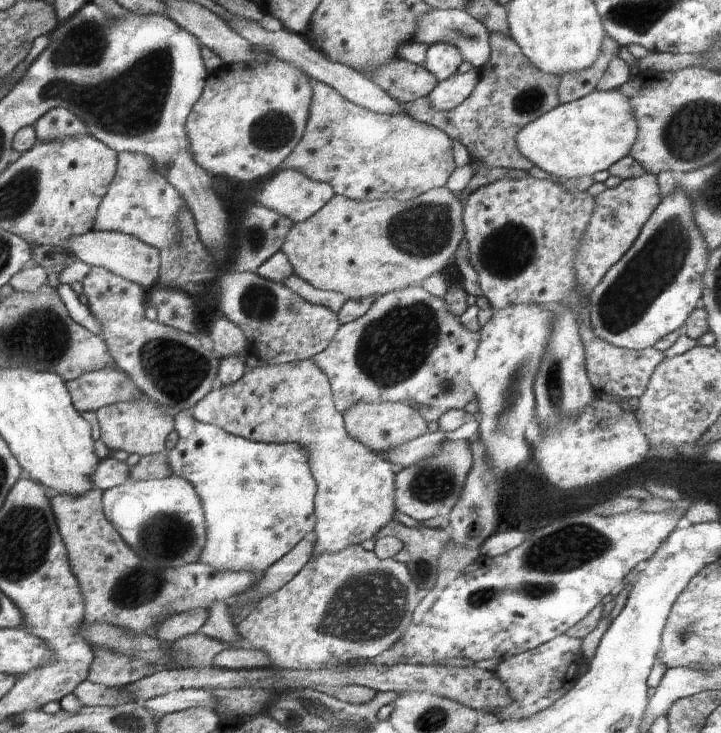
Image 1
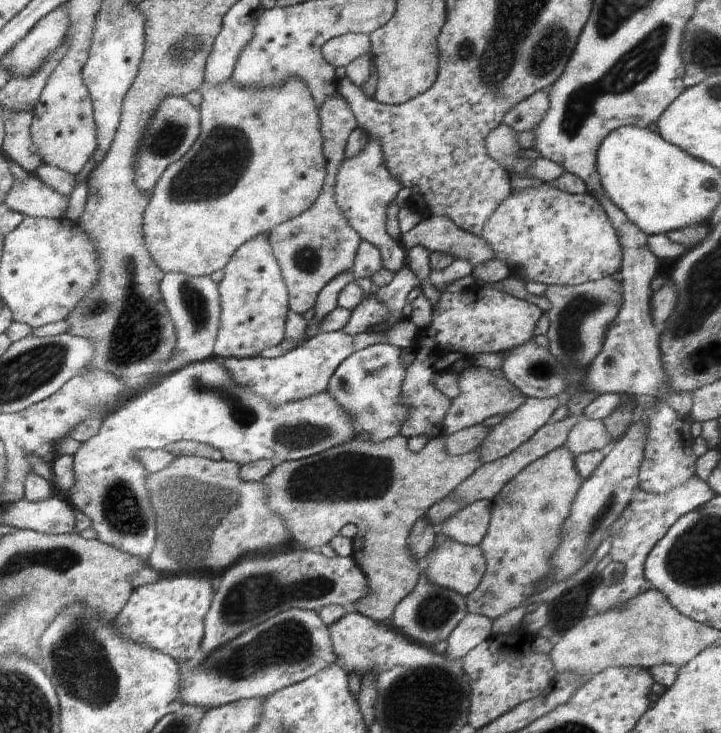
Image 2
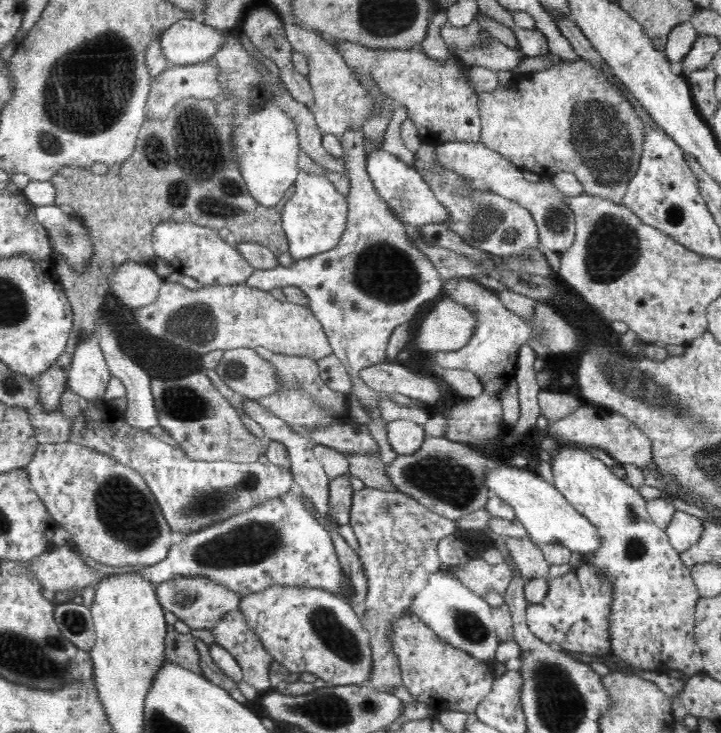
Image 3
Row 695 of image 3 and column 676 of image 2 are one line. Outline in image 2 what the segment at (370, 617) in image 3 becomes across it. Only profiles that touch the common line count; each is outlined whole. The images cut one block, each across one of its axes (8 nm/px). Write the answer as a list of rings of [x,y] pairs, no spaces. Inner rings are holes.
[[[590,192],[599,200],[604,212],[608,215],[612,226],[616,229],[620,246],[622,246],[622,266],[619,272],[622,274],[621,291],[623,303],[620,312],[616,314],[614,322],[608,326],[604,336],[604,346],[600,354],[592,360],[590,370],[584,380],[584,392],[590,392],[594,396],[604,393],[612,393],[627,396],[652,396],[657,400],[664,400],[672,410],[676,410],[683,417],[692,408],[692,392],[686,394],[670,394],[666,390],[666,372],[660,360],[660,332],[652,322],[650,314],[650,296],[653,290],[650,288],[652,278],[659,271],[658,258],[648,250],[648,237],[618,206],[614,206],[608,197],[602,194]]]

